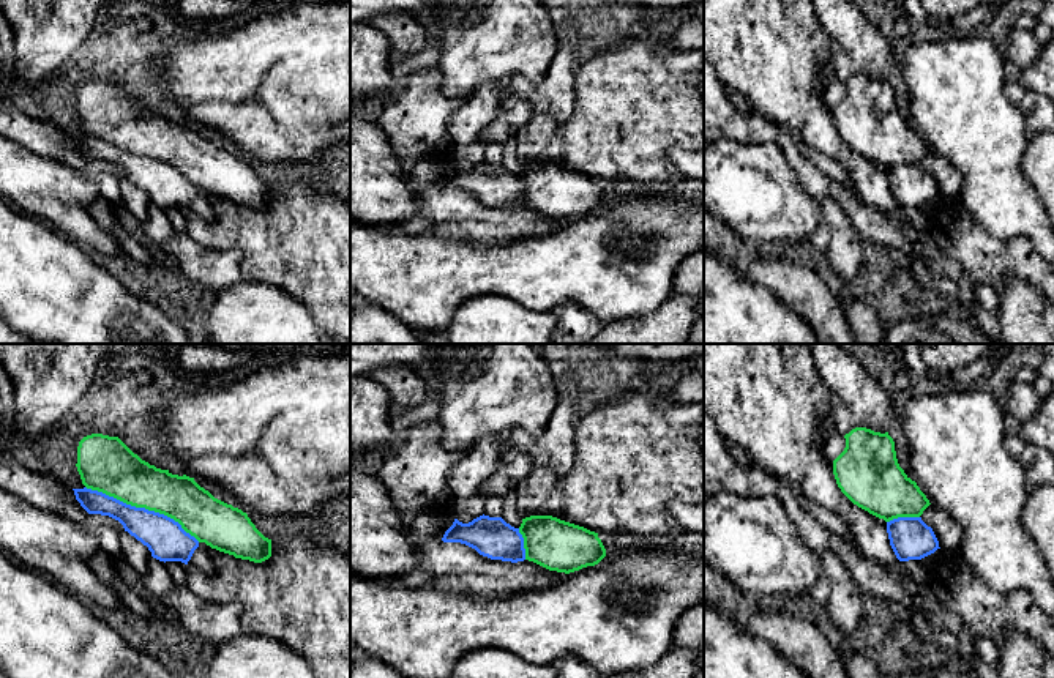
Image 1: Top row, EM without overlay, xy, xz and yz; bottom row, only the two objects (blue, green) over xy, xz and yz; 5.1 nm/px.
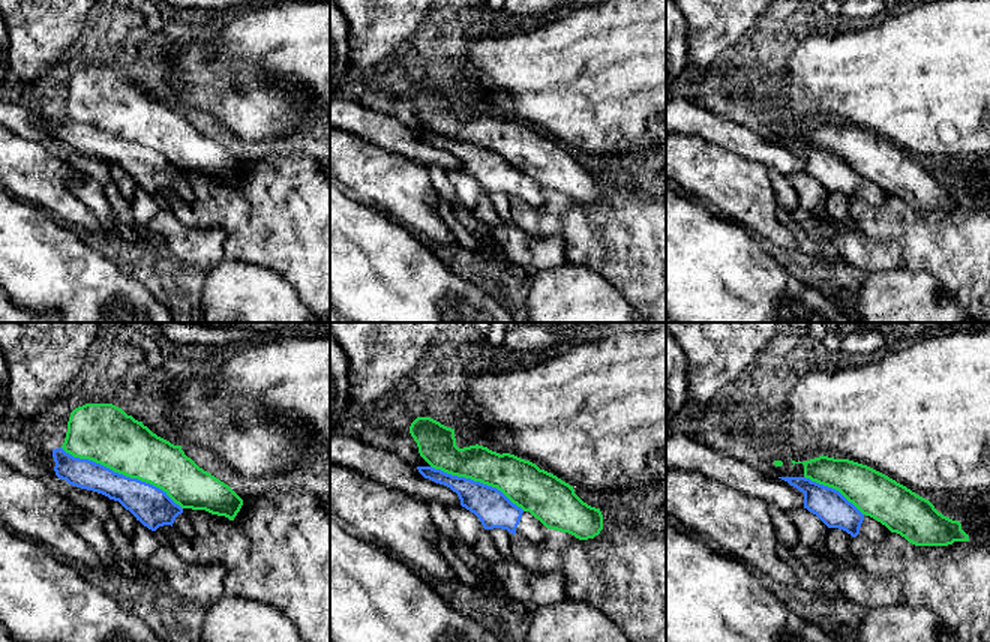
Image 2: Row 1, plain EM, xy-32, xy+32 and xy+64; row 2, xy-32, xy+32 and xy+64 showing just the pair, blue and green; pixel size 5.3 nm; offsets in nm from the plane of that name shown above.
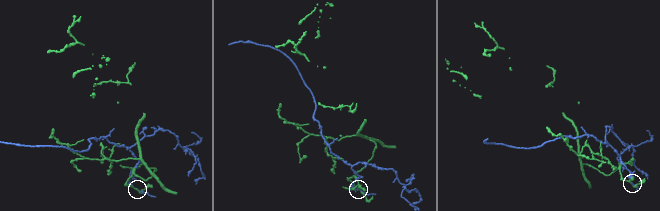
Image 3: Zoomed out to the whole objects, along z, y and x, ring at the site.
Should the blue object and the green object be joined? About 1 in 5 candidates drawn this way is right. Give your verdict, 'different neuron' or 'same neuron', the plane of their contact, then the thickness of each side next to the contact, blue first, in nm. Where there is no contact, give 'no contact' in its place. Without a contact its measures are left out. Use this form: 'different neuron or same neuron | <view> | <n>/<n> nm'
different neuron | xy | 200/260 nm

